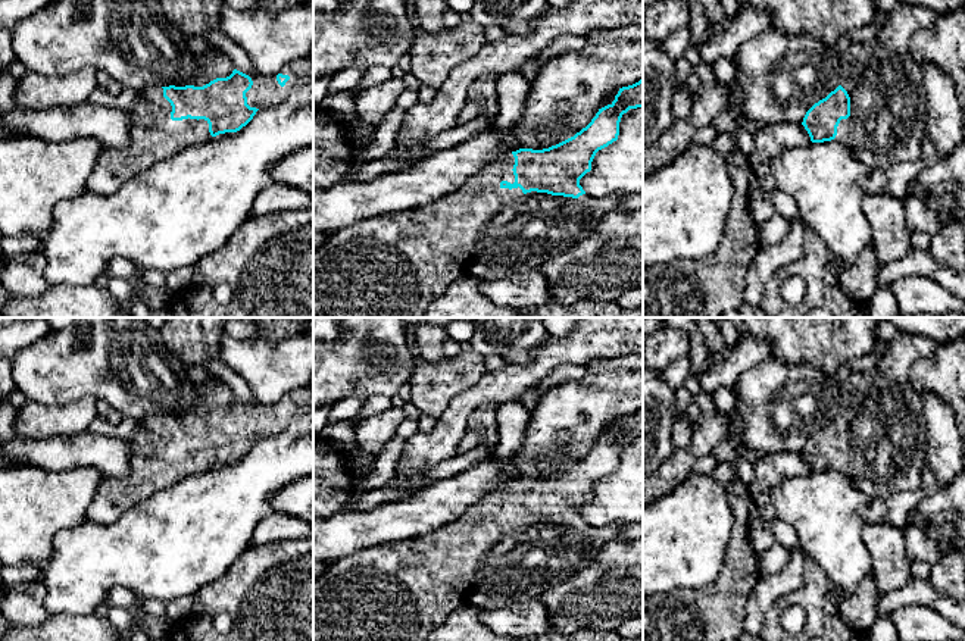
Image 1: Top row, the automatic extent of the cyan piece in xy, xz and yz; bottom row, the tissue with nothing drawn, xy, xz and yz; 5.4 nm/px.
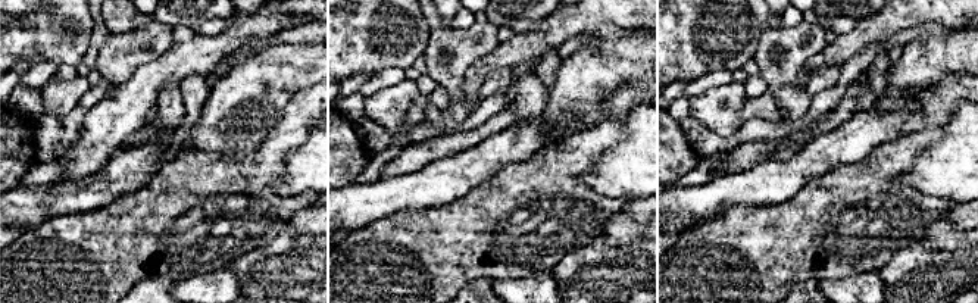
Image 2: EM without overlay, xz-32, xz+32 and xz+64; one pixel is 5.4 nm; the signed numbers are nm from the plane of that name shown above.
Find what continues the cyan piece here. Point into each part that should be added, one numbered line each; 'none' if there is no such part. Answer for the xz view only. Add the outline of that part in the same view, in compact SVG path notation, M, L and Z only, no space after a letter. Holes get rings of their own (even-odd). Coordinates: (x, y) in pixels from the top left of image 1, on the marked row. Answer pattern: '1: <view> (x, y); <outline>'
1: xz (394, 265); M506 154L430 206L382 213L331 232L313 251L313 318L421 318L460 278L497 281L541 269L550 257L591 237L597 221L621 204L618 196L600 200L583 194L572 198L537 191L524 194L519 187L502 188L502 181L515 182L513 165L513 154Z

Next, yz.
1: yz (887, 102); M877 40L852 43L840 54L840 62L840 85L850 97L850 116L840 121L834 140L846 146L869 171L921 159L927 137L921 65L911 53L891 53Z

